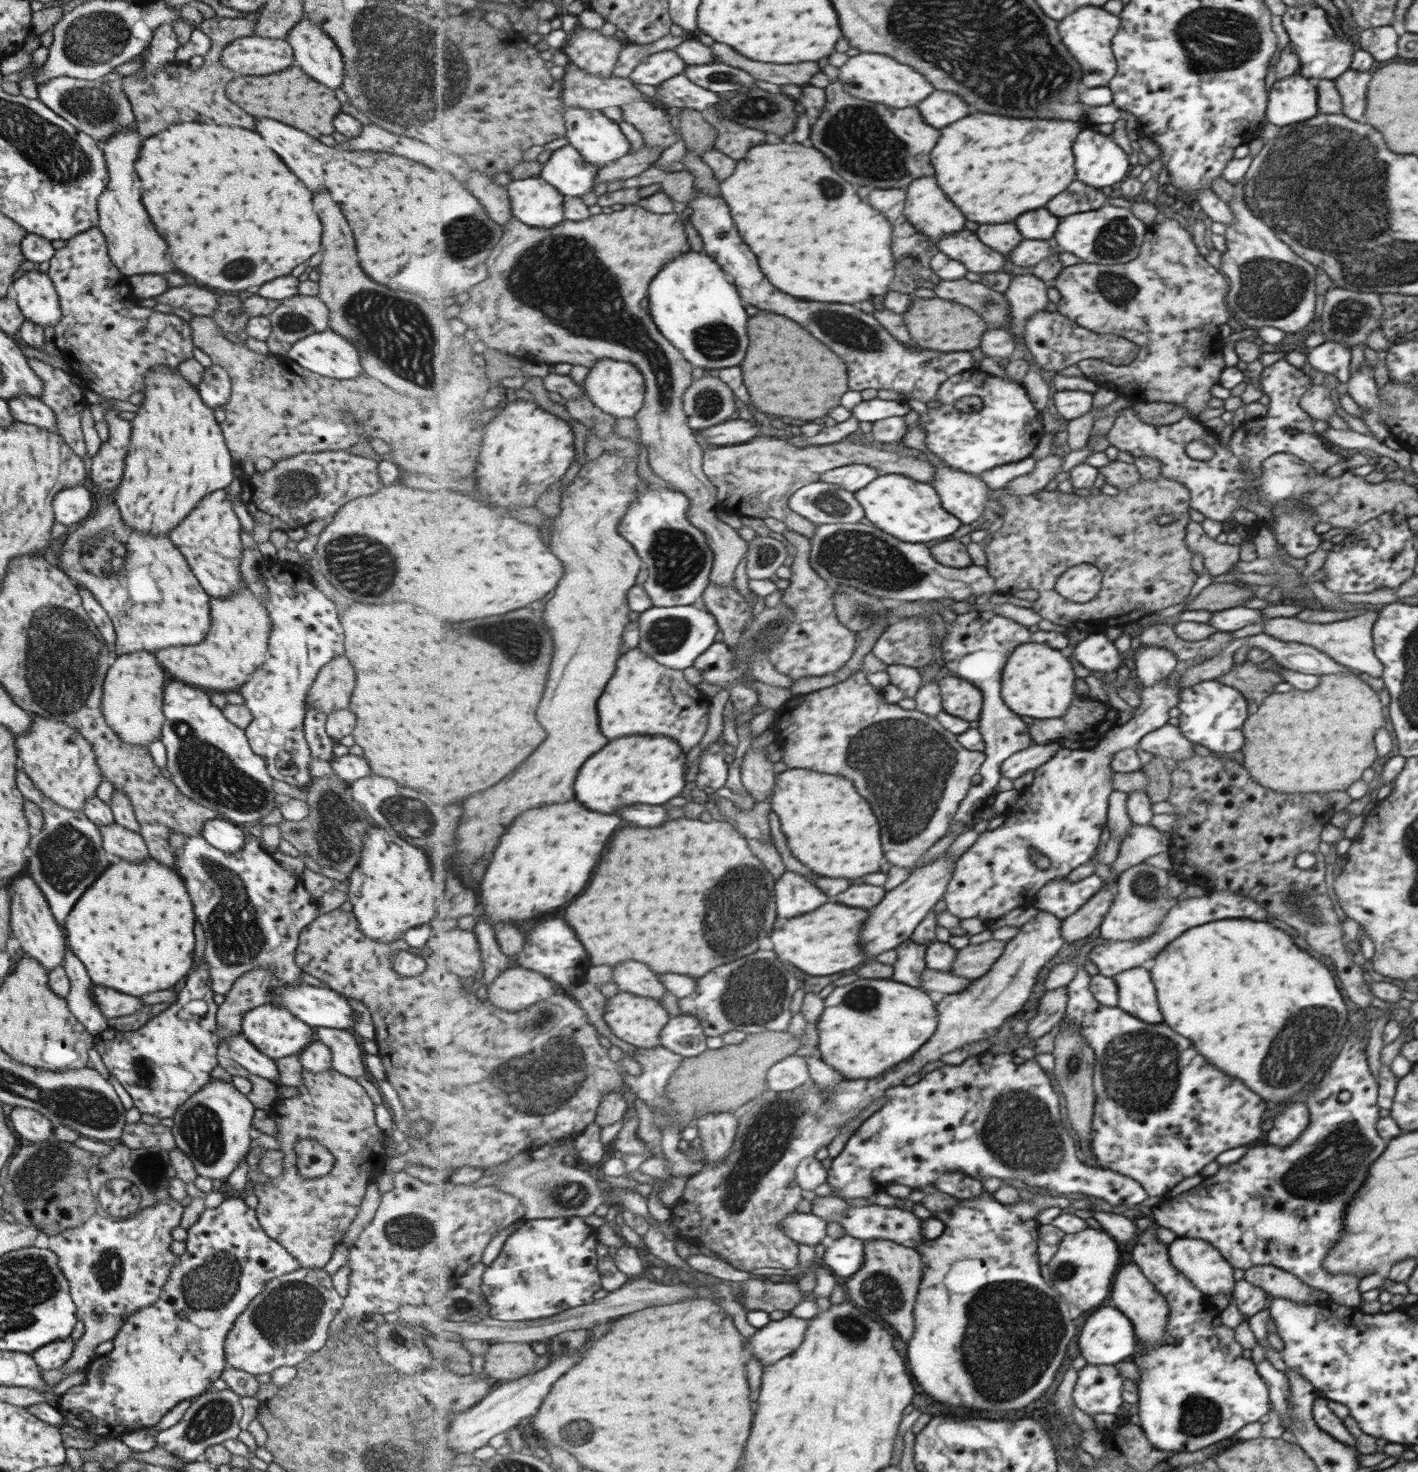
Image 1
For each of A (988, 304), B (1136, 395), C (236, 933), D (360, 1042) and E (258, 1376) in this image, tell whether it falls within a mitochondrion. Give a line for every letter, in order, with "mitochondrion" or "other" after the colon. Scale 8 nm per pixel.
A: mitochondrion
B: other
C: mitochondrion
D: other
E: other

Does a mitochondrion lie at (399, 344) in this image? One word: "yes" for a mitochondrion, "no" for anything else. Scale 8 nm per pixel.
yes

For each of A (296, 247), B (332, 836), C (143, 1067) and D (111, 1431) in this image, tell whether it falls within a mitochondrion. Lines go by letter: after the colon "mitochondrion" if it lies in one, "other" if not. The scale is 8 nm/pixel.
A: other
B: mitochondrion
C: mitochondrion
D: other

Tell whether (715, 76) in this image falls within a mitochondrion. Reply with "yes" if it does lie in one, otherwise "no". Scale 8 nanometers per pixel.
yes

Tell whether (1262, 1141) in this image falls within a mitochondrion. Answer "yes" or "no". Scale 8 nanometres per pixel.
no

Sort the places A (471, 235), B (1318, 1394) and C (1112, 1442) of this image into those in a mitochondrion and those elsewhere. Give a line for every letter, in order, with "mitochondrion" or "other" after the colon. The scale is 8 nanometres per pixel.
A: mitochondrion
B: other
C: other

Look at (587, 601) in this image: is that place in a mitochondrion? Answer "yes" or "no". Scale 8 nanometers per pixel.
no

